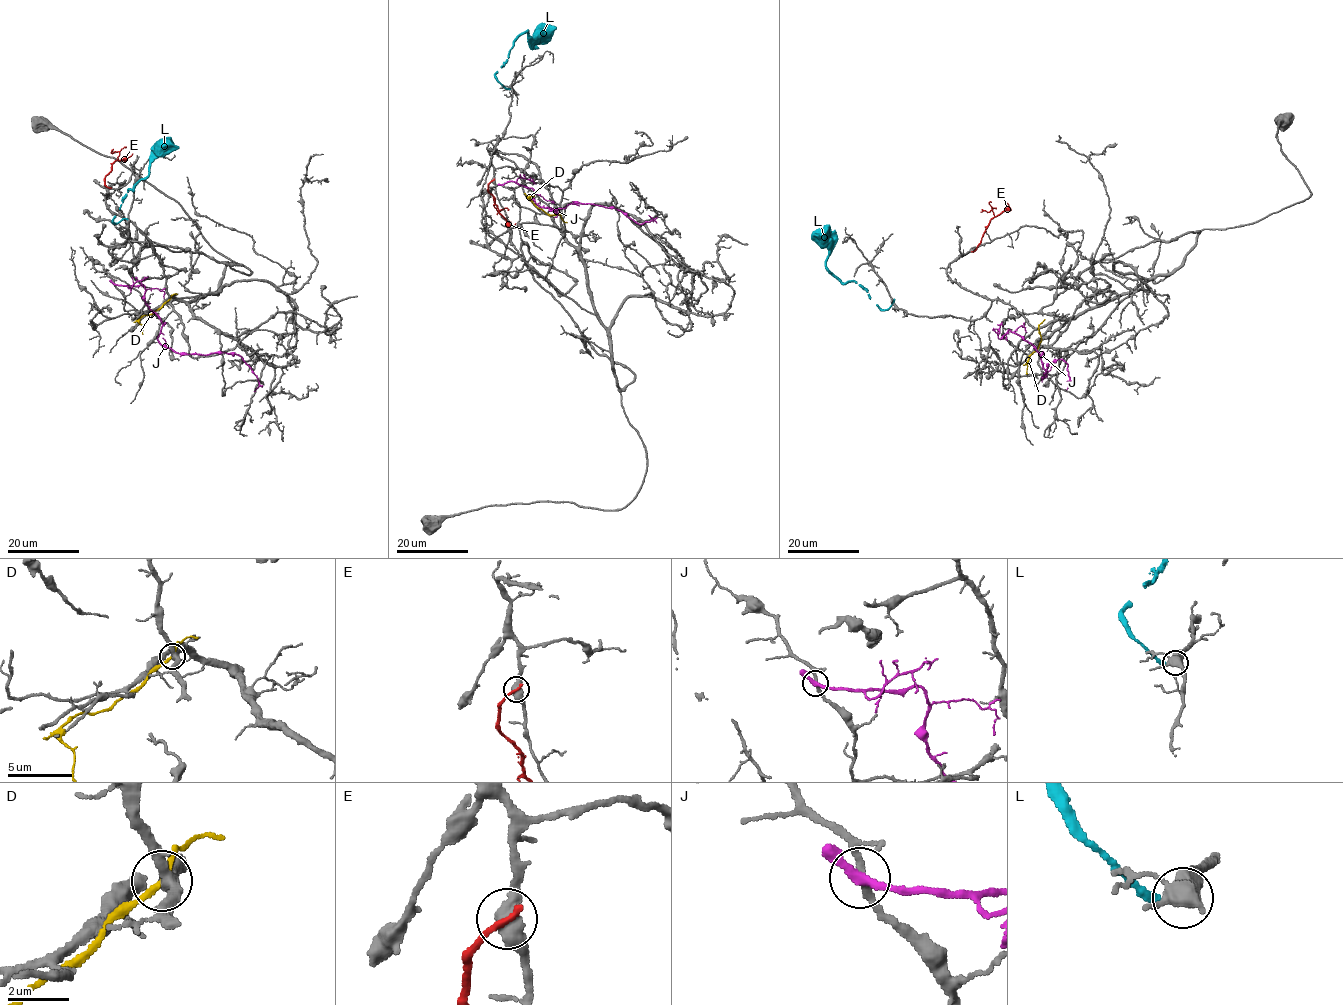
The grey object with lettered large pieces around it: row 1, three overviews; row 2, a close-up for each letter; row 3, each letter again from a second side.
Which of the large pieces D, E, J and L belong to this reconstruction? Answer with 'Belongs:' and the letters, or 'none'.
Belongs: none

